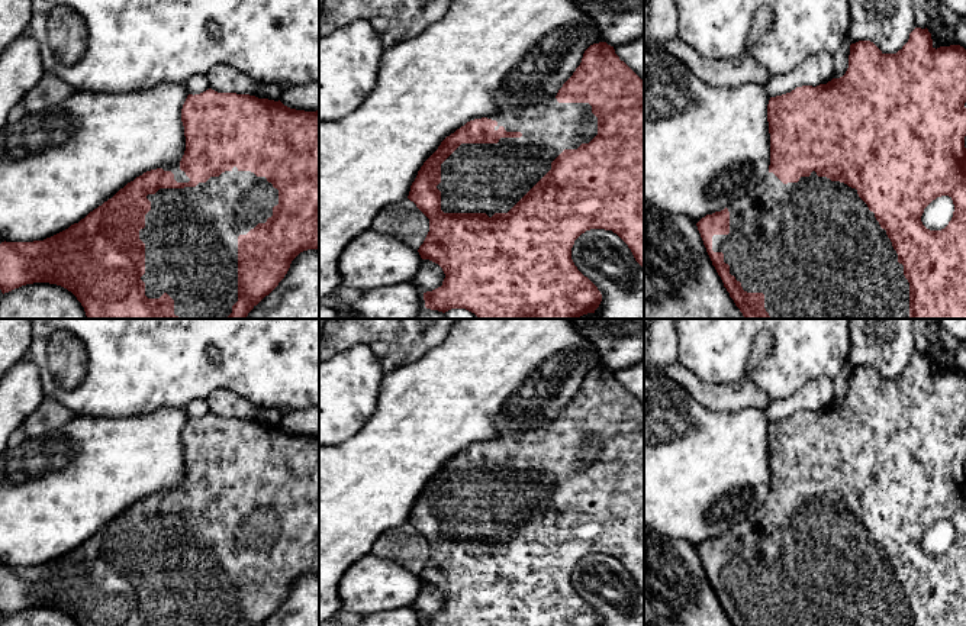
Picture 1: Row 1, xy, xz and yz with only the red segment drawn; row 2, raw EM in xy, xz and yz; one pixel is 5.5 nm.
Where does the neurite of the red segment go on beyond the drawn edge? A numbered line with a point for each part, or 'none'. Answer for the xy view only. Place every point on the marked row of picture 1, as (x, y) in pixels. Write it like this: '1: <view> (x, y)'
1: xy (190, 235)

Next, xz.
1: xz (489, 178)

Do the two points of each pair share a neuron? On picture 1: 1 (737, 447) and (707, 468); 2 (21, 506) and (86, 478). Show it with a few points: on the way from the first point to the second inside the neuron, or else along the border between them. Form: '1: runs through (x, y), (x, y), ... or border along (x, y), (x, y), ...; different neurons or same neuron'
1: runs through (730, 449), (714, 465); same neuron
2: runs through (36, 502), (70, 483); same neuron

